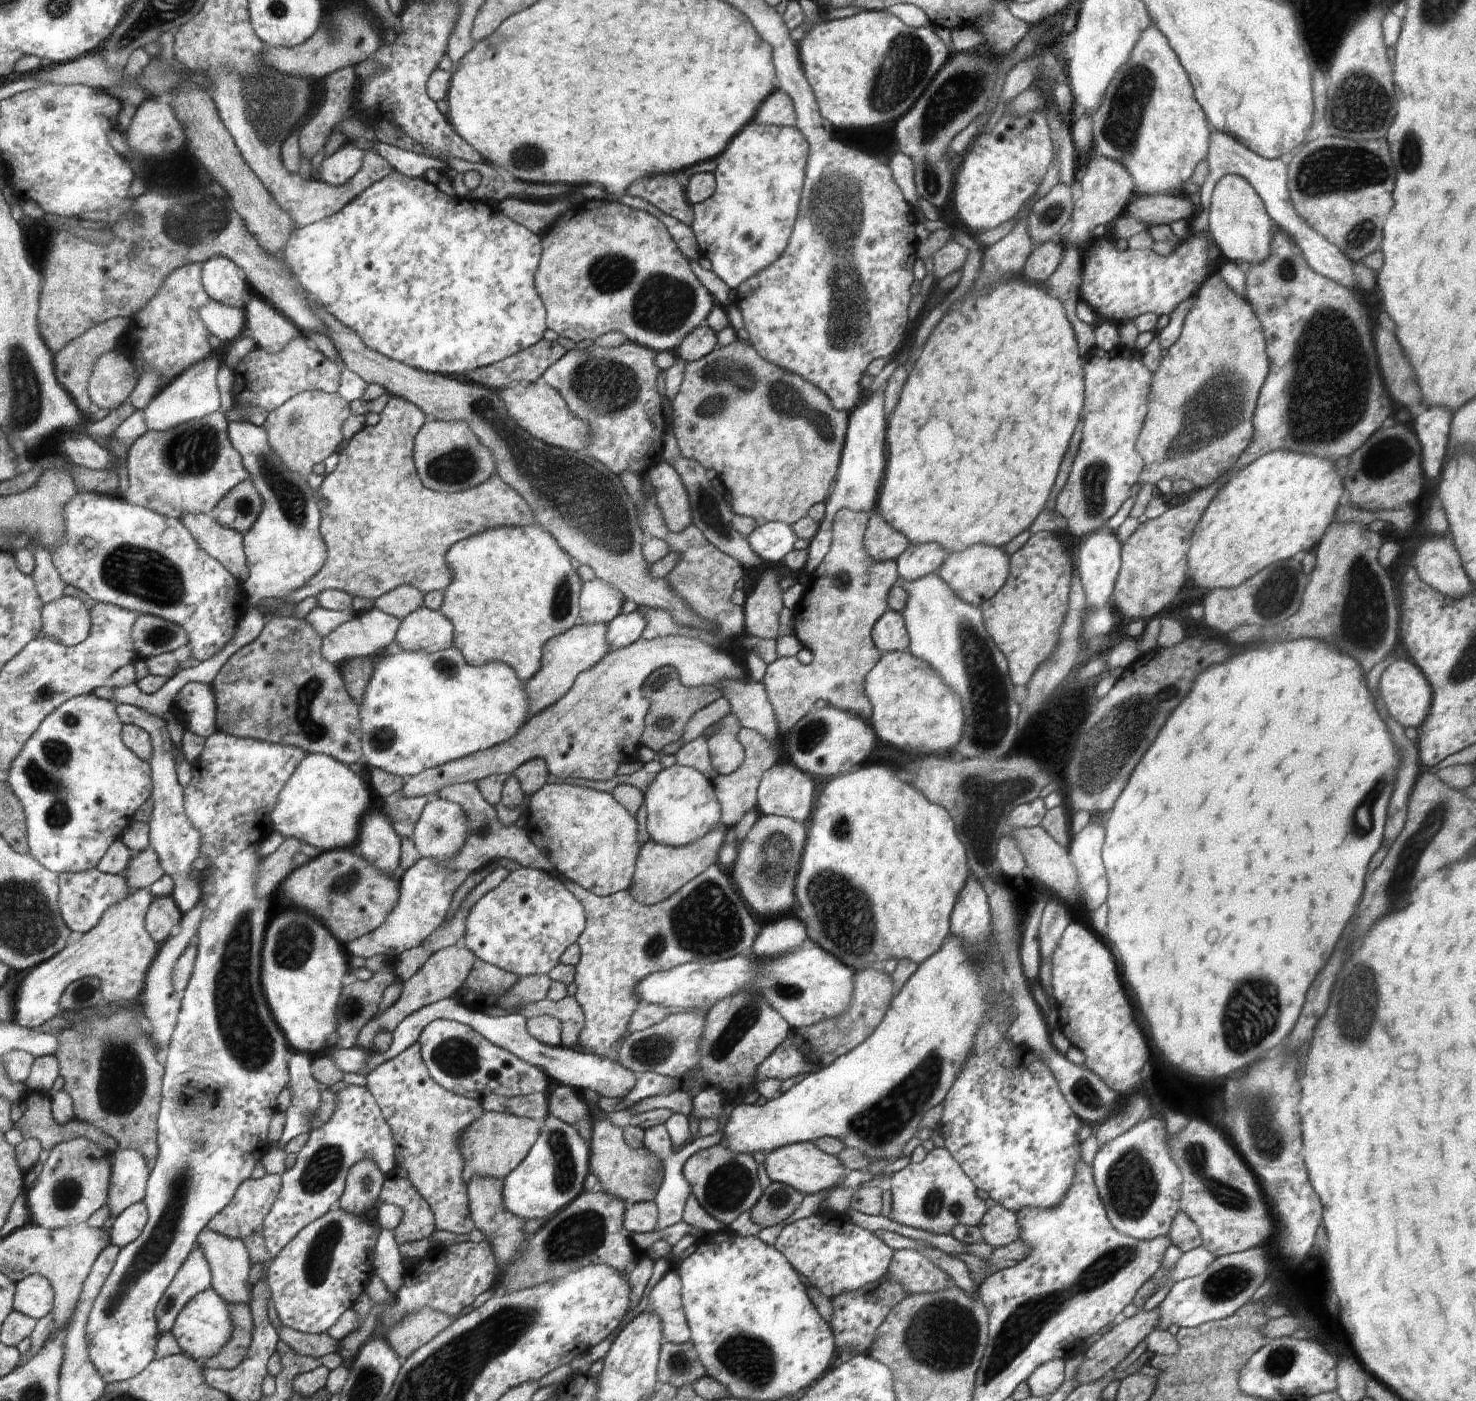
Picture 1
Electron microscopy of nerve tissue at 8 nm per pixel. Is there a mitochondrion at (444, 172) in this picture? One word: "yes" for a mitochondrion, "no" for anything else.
no

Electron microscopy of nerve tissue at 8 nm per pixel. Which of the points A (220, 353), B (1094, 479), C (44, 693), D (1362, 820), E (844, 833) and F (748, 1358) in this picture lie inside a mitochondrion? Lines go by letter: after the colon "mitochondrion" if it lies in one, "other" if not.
A: other
B: mitochondrion
C: mitochondrion
D: mitochondrion
E: mitochondrion
F: mitochondrion

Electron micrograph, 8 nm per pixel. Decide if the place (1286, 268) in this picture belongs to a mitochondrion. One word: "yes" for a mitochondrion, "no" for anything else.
yes

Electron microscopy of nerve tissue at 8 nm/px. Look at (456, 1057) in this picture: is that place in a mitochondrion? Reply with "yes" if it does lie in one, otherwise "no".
yes

